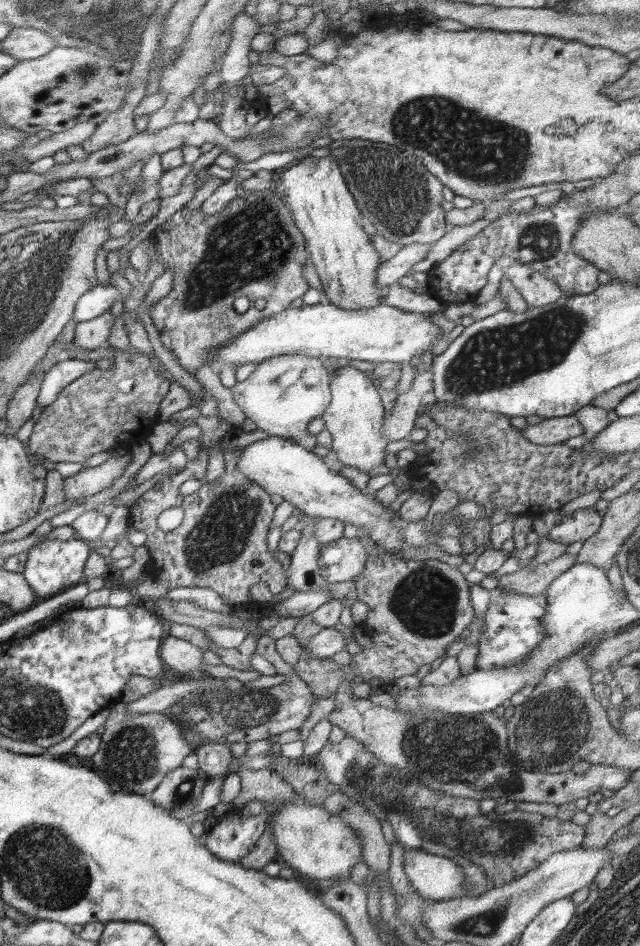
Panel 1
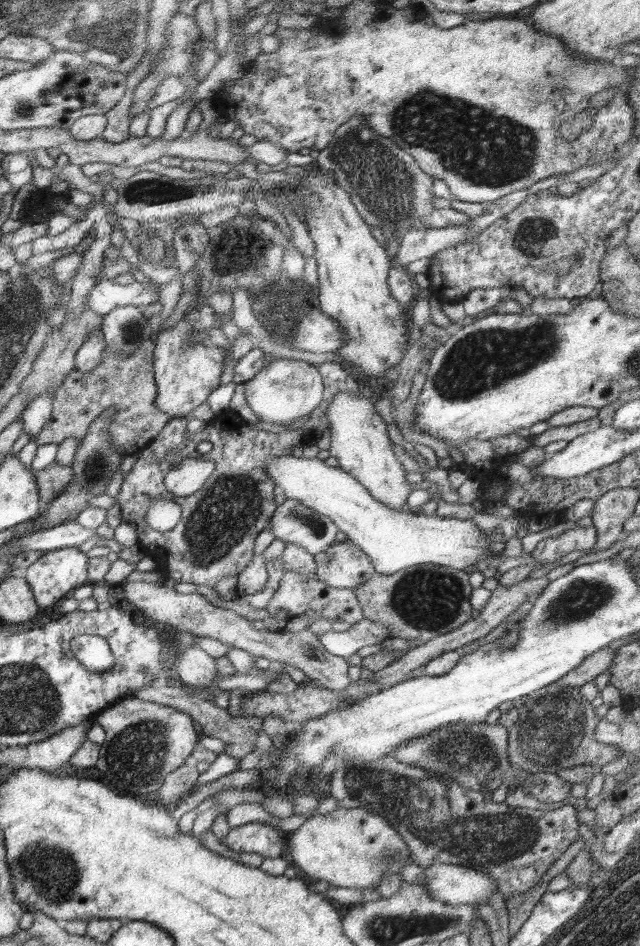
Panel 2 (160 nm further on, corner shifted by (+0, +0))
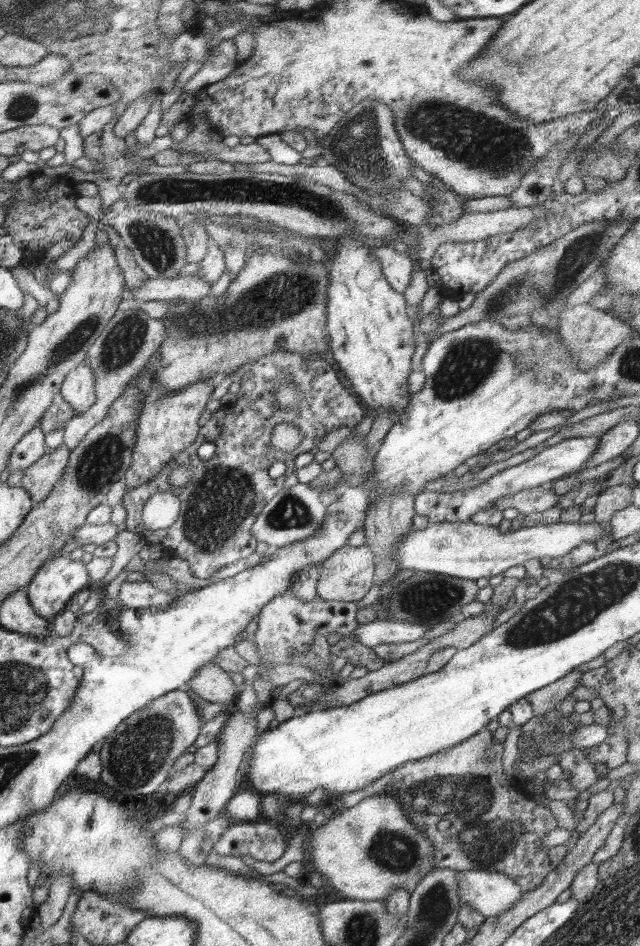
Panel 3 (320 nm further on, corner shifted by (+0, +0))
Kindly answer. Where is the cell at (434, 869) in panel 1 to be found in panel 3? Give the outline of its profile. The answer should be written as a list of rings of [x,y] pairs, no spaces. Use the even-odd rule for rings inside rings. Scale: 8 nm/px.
[[[459,871],[456,884],[461,902],[468,903],[486,918],[510,910],[524,893],[516,881],[501,872]]]

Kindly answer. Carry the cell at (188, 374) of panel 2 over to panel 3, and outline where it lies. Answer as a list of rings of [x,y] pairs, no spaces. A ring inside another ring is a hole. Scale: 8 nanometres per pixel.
[[[214,377],[205,378],[186,388],[171,390],[168,393],[157,380],[152,381],[152,389],[145,398],[143,411],[137,422],[133,459],[124,473],[126,490],[140,487],[158,477],[174,457],[184,455],[185,450],[199,435],[201,426],[198,420],[205,410],[206,402],[211,398],[216,383],[217,379]]]

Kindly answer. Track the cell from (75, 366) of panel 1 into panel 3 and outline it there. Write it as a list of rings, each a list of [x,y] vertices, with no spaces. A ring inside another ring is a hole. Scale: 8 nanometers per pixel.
[[[38,422],[29,433],[26,433],[21,438],[21,441],[12,452],[12,456],[9,458],[8,470],[11,473],[32,466],[42,454],[47,452],[44,436],[45,432],[40,430]]]

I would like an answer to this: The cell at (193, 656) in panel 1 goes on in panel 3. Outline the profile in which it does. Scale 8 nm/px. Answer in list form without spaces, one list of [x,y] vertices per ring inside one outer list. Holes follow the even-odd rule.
[[[211,662],[204,665],[198,674],[194,675],[185,688],[191,688],[199,697],[208,702],[216,702],[224,709],[229,709],[235,706],[239,695],[231,675]]]

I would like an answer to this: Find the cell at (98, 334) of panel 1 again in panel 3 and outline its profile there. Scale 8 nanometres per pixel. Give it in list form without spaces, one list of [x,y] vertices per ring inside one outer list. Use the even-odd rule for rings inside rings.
[[[85,360],[70,370],[63,380],[59,393],[75,410],[76,415],[86,413],[96,402],[94,381],[93,372]]]

